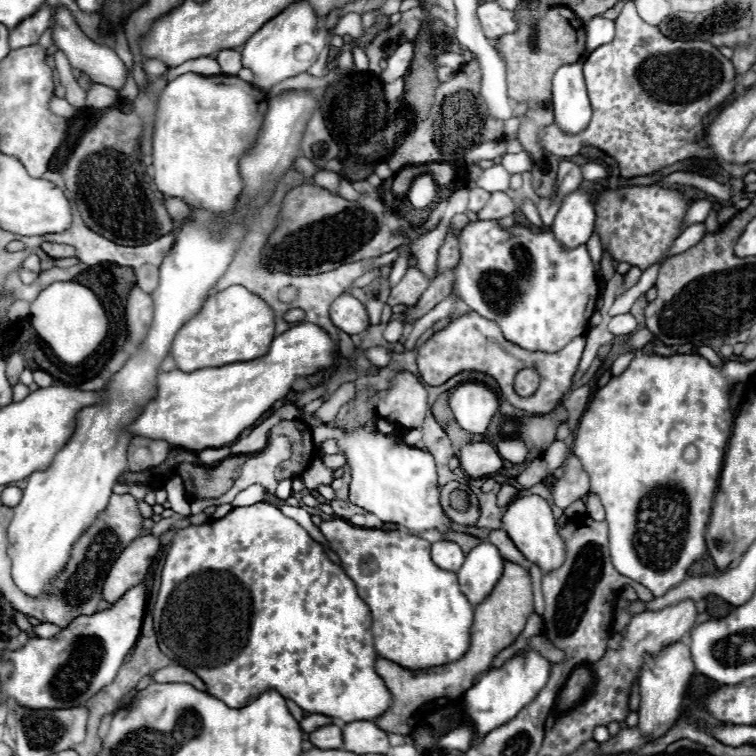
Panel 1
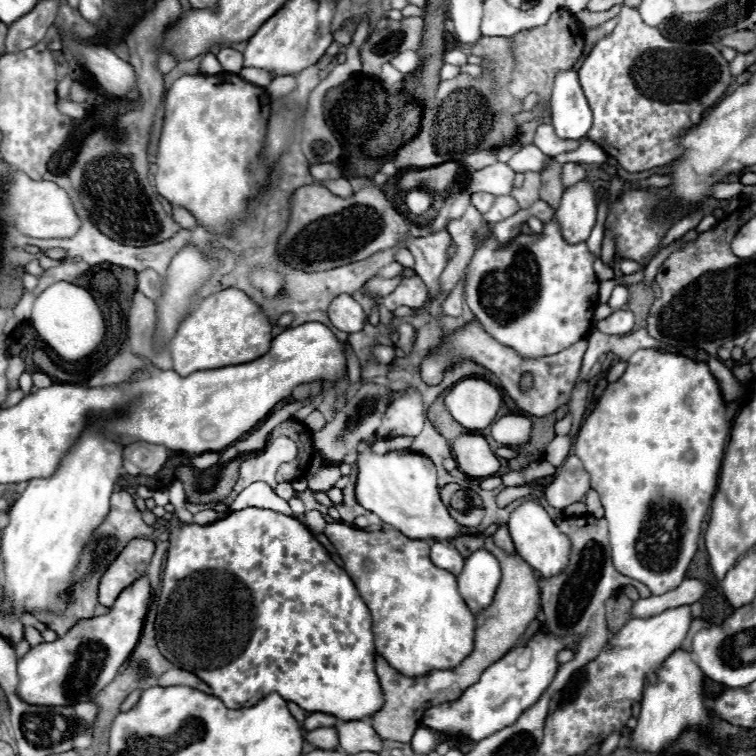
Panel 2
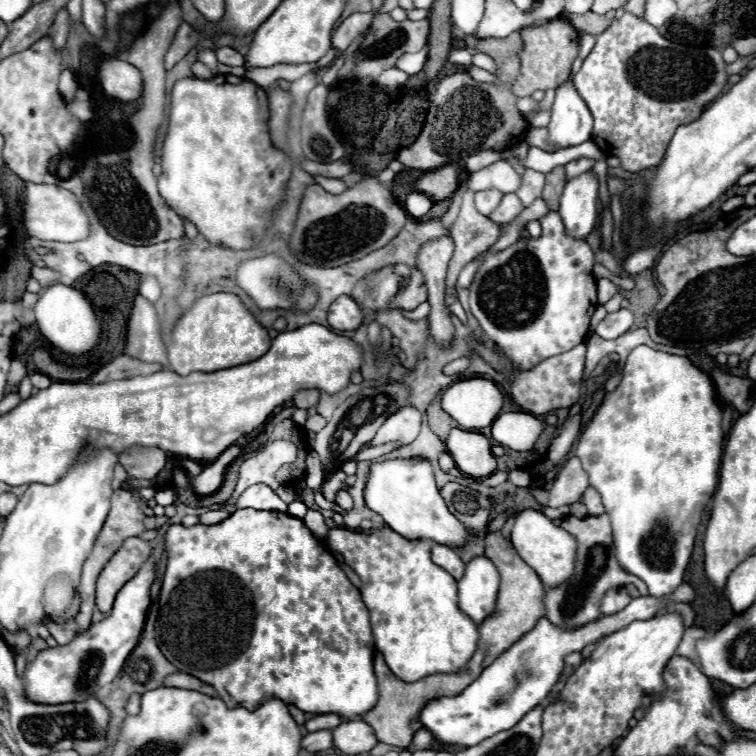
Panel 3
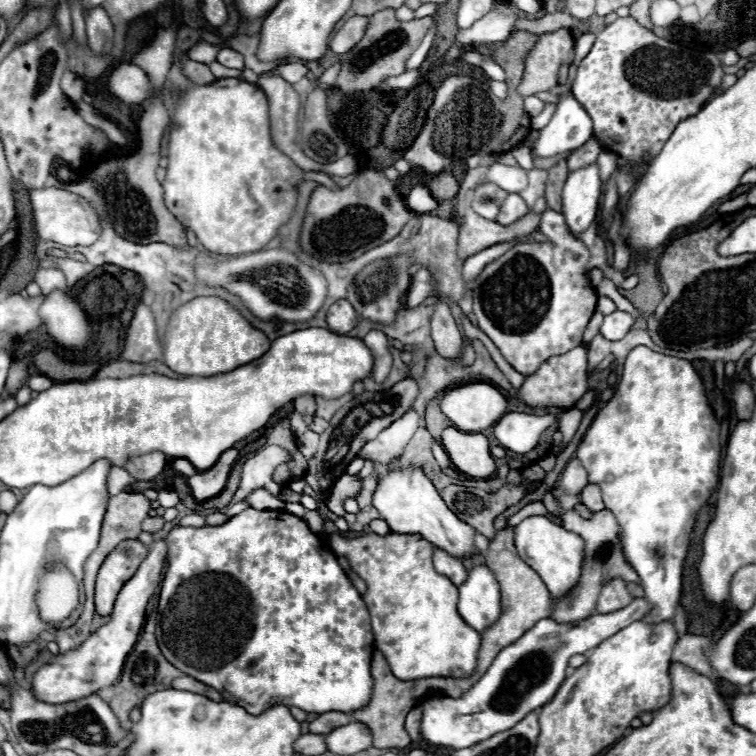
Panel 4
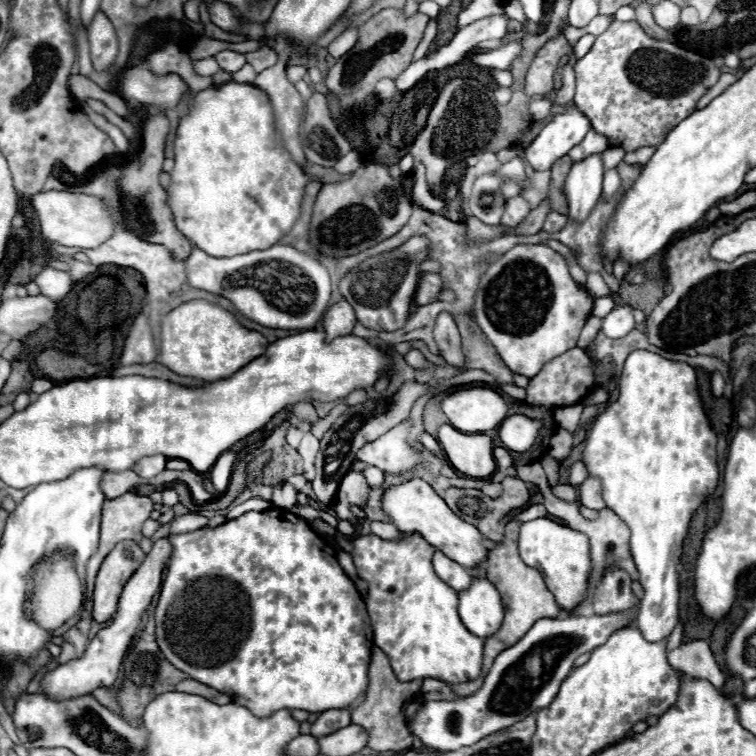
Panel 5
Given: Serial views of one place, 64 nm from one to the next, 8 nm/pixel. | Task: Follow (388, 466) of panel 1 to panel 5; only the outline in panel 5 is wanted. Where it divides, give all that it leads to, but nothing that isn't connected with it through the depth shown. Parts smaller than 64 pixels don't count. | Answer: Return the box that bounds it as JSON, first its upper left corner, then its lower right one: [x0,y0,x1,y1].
[380,478,486,566]

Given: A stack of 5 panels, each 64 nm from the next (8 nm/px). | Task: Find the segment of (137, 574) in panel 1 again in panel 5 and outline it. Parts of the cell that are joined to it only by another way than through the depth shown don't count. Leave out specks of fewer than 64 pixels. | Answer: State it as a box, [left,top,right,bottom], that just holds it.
[94,540,146,622]

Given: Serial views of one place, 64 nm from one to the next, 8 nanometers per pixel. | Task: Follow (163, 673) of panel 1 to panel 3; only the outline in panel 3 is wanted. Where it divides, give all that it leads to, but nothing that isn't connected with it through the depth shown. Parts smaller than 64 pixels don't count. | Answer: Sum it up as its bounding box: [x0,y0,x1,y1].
[164,672,216,698]

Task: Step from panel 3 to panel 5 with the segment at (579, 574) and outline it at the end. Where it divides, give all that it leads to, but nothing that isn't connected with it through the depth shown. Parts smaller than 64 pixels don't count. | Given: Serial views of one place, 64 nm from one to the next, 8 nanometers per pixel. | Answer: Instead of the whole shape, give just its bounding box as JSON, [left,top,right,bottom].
[516,464,638,616]

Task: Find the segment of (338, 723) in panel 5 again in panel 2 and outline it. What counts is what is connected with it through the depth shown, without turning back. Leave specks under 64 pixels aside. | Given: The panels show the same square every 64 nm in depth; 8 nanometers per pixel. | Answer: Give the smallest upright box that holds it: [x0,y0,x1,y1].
[304,712,338,730]

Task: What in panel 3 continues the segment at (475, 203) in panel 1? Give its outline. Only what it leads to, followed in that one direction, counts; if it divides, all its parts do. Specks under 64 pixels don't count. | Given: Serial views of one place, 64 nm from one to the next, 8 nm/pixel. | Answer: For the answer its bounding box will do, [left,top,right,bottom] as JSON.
[476,190,502,216]

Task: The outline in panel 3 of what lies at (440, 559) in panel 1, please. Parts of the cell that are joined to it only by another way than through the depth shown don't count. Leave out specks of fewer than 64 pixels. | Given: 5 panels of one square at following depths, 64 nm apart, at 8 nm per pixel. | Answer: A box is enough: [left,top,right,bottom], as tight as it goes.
[432,544,464,580]

